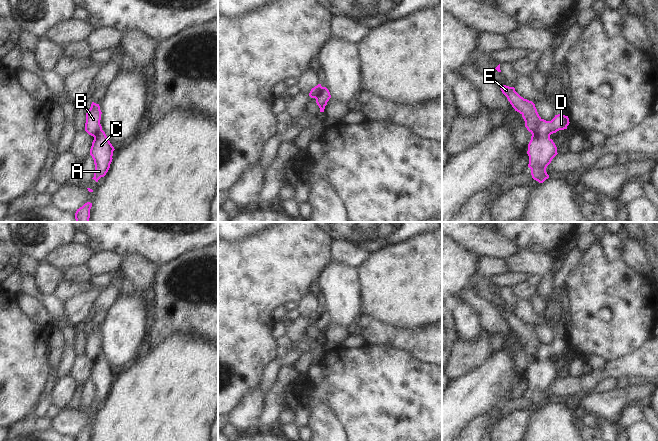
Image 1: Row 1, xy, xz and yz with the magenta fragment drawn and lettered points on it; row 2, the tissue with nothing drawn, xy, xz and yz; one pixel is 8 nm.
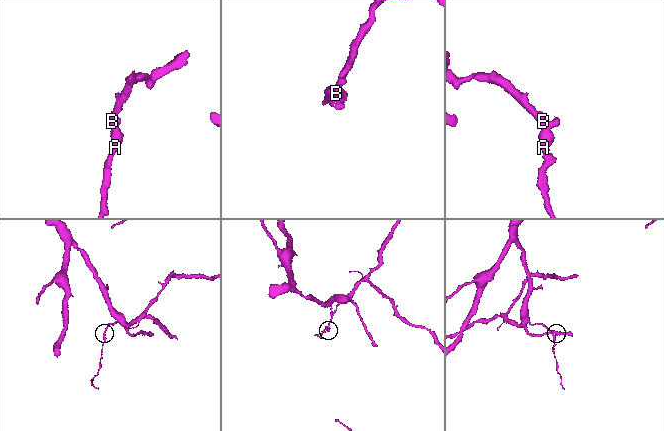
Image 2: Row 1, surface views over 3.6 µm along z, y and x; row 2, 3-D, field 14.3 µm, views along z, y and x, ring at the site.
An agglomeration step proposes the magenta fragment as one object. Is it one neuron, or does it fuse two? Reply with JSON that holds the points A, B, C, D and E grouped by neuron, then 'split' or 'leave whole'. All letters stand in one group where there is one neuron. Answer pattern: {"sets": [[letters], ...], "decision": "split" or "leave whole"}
{"sets": [["A", "C", "D"], ["B", "E"]], "decision": "split"}

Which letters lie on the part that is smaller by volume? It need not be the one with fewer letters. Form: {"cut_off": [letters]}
{"cut_off": ["A", "C", "D"]}

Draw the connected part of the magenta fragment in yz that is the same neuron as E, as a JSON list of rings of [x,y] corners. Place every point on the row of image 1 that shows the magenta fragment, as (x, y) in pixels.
[[[499,85],[499,87],[515,111],[519,112],[522,115],[527,130],[529,132],[534,132],[541,122],[541,117],[537,112],[535,104],[532,101],[521,97],[515,91],[514,87],[509,87],[506,85]]]

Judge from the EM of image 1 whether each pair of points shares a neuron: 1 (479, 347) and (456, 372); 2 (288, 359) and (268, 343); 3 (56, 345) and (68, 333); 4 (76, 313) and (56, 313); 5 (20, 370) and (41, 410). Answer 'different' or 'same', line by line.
1: same
2: different
3: different
4: different
5: different

